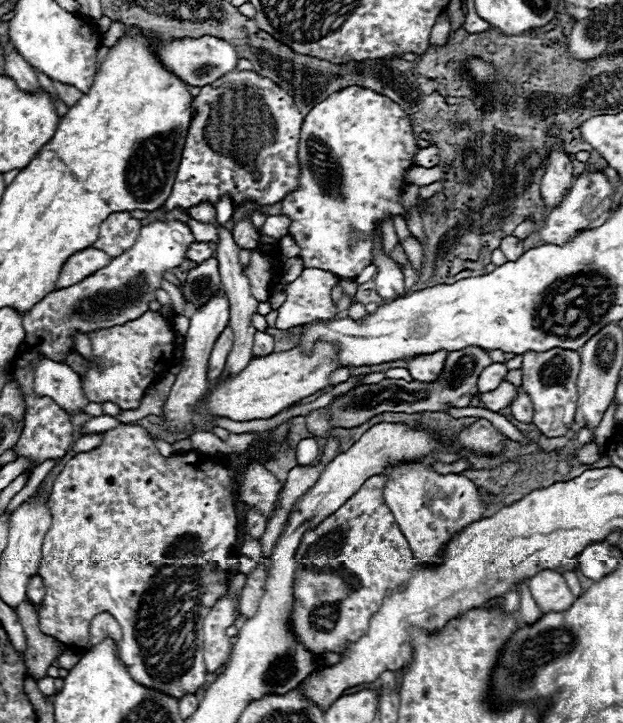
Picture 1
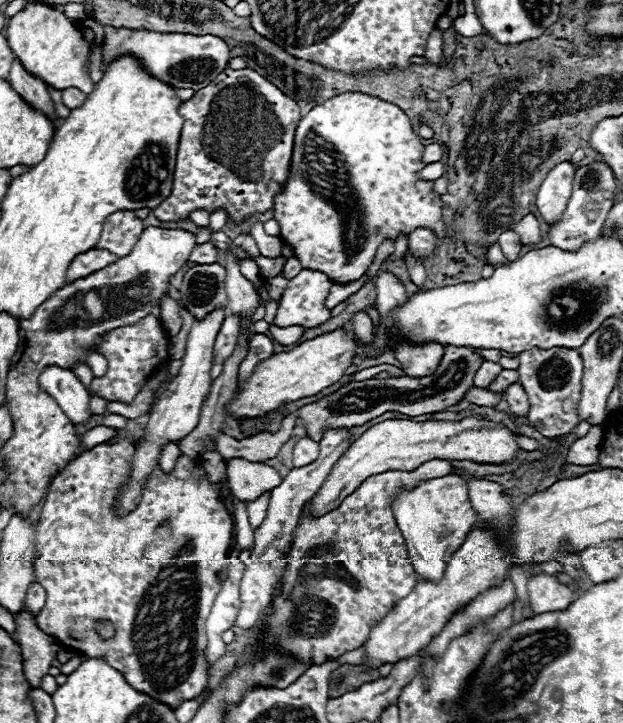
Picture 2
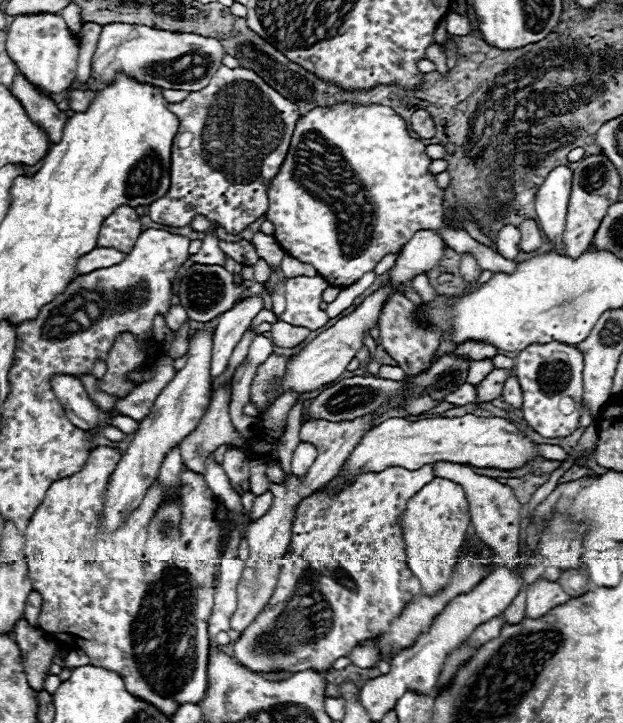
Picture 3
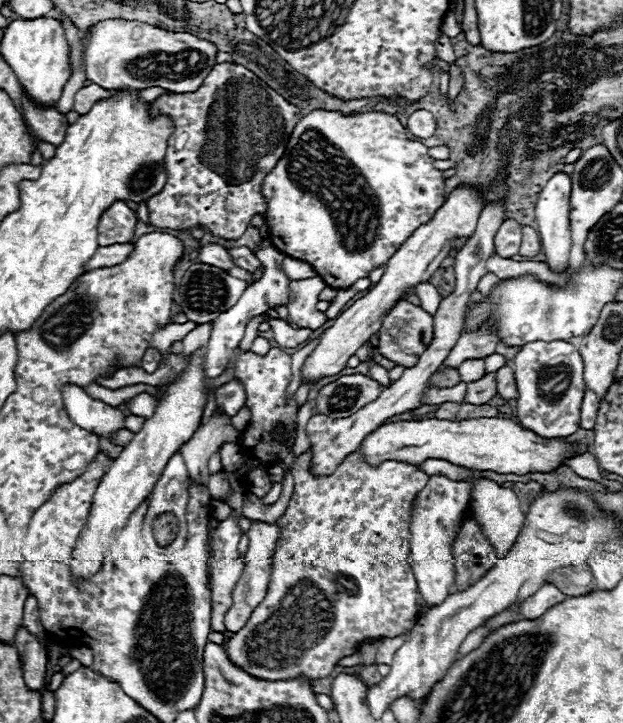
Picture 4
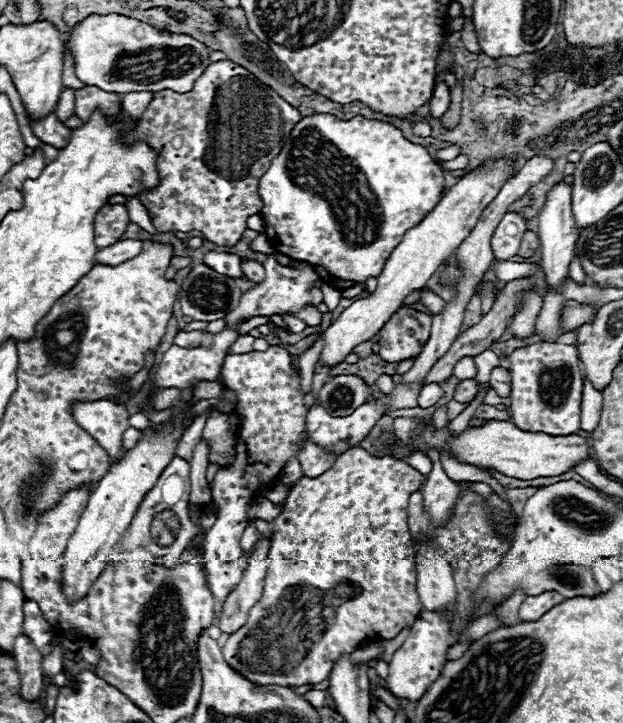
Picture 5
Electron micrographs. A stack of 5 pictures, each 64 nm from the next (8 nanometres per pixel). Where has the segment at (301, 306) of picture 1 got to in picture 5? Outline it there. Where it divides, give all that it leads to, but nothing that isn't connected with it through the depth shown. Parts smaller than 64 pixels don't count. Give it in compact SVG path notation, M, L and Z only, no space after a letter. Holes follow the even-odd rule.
M312 306L300 310L296 316L298 316L300 320L304 320L308 326L318 326L318 324L322 322L322 314L320 314L316 308L312 308Z

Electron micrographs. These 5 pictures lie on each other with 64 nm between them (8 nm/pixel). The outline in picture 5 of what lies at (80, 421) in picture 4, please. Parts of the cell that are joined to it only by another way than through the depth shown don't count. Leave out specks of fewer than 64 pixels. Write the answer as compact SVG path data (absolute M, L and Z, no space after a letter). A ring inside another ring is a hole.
M98 400L90 404L74 406L76 422L106 450L110 462L122 460L126 448L122 446L122 434L128 428L128 410L122 404Z

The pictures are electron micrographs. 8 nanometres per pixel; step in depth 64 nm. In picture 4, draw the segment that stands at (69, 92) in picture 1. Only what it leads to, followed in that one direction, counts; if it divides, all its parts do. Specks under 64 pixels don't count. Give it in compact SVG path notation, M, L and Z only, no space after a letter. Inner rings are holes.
M90 84L90 86L84 86L76 92L76 98L74 98L74 112L78 112L80 116L84 116L84 112L90 112L92 104L96 104L96 100L102 100L102 98L108 98L112 96L110 90L104 90L96 84Z

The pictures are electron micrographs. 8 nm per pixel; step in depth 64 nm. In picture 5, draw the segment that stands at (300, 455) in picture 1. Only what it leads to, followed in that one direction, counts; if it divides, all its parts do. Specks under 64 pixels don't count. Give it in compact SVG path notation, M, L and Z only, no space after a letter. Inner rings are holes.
M350 448L350 480L348 484L338 484L338 480L316 480L302 476L288 494L284 510L272 522L272 548L268 552L268 576L264 578L264 596L256 602L256 608L248 614L248 622L244 628L230 634L226 644L222 646L222 656L230 668L240 672L246 680L254 684L280 684L280 686L302 686L302 684L318 684L328 678L332 670L332 662L340 656L340 652L354 652L360 644L374 638L394 638L404 626L412 626L416 616L424 610L418 592L416 592L416 568L414 568L414 544L408 532L408 498L412 492L420 490L422 474L408 466L406 462L392 460L390 456L374 458L362 448Z

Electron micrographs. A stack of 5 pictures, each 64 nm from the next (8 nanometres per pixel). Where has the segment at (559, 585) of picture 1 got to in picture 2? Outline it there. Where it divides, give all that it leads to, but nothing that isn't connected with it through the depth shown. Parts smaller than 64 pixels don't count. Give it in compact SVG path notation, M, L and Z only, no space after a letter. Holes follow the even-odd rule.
M538 574L528 580L528 600L534 614L564 610L576 600L576 594L550 574Z

